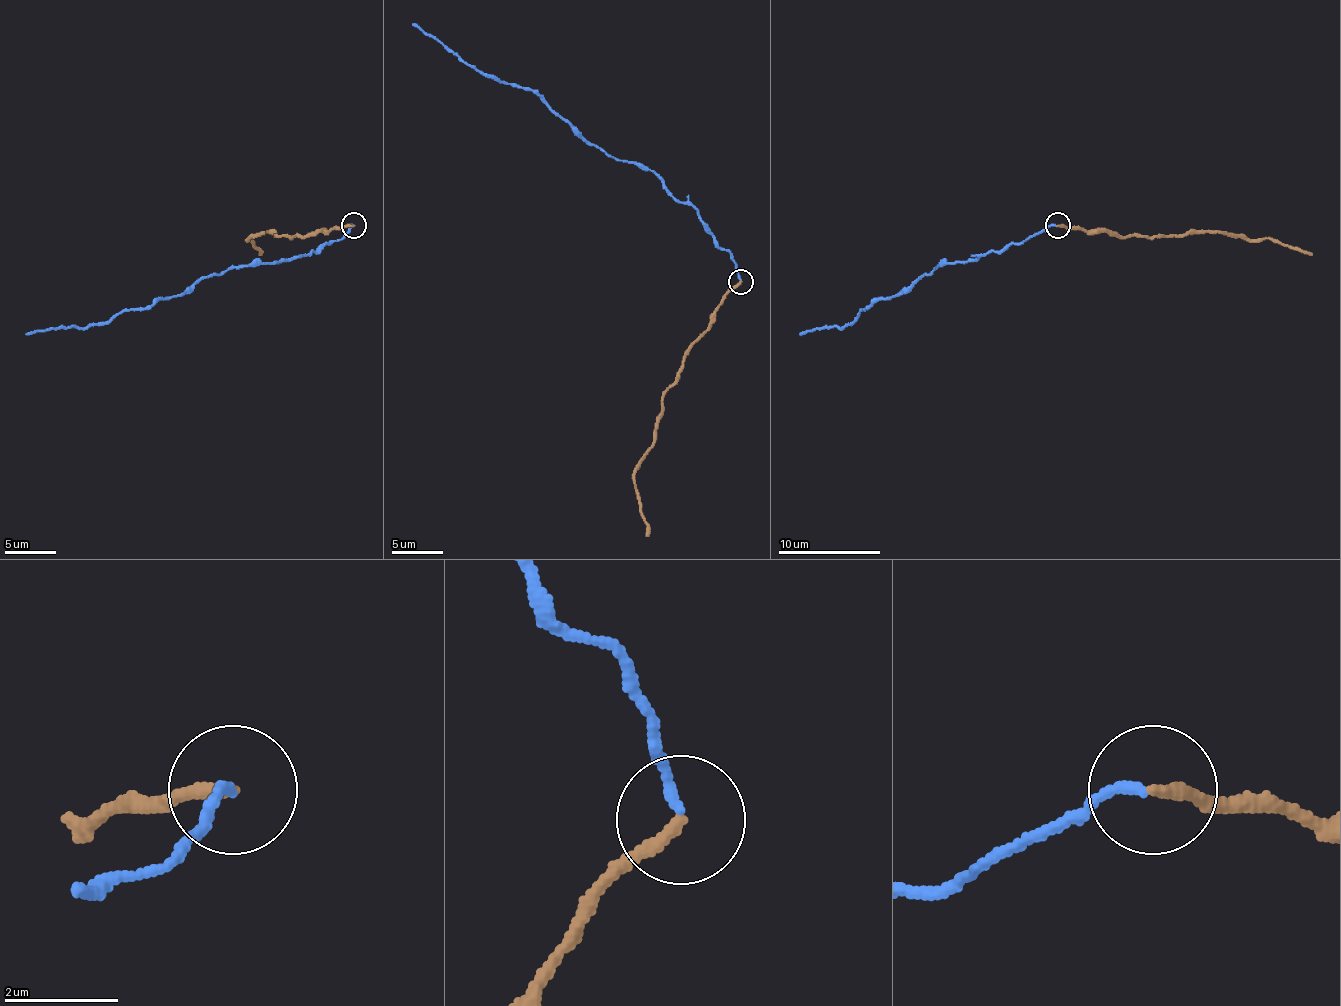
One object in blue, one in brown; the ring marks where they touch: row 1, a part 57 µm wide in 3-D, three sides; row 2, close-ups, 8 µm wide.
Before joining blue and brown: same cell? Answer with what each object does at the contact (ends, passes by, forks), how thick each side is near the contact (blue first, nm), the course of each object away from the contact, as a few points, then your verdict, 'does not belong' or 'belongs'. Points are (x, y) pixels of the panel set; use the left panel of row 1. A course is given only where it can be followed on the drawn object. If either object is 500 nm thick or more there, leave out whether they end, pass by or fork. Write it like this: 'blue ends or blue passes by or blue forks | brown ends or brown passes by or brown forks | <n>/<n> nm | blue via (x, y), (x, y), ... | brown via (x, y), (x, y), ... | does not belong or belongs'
blue ends | brown ends | 170/240 nm | blue via (354, 225), (308, 255), (201, 276), (180, 294), (157, 299), (145, 309), (129, 309), (106, 322), (25, 334) | brown via (354, 225), (316, 230), (303, 237), (267, 232), (247, 240), (249, 237), (260, 255) | does not belong

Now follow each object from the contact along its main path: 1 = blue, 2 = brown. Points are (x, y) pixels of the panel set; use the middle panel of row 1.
1: (741, 280), (695, 208), (680, 203), (649, 170), (608, 157), (532, 91), (478, 73), (412, 24)
2: (741, 282), (726, 295), (703, 336), (690, 348), (680, 377), (664, 392), (654, 445), (634, 474), (647, 535)

